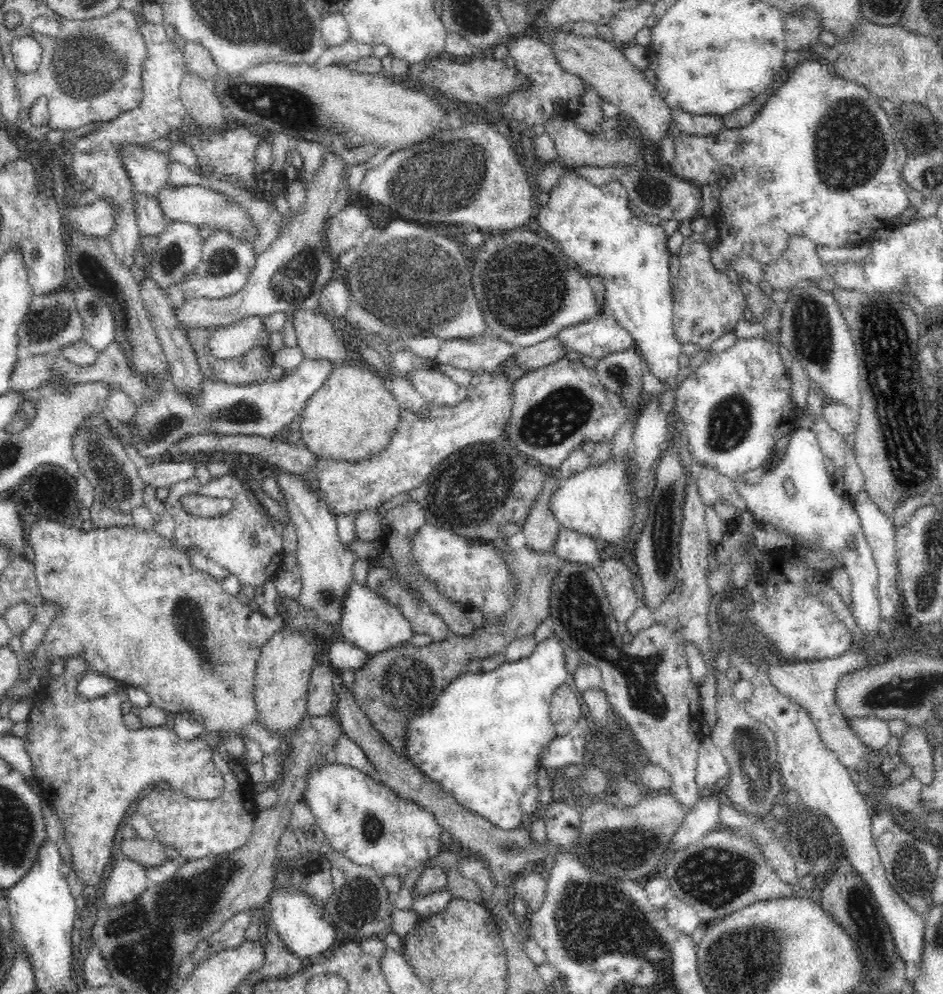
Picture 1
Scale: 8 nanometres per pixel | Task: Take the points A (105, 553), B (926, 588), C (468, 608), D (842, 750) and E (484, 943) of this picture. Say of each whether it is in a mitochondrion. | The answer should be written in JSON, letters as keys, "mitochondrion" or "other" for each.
{"A":"other","B":"mitochondrion","C":"other","D":"other","E":"other"}

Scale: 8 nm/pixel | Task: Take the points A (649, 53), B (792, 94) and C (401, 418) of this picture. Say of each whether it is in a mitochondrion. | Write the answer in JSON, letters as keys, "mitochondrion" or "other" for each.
{"A":"other","B":"other","C":"other"}

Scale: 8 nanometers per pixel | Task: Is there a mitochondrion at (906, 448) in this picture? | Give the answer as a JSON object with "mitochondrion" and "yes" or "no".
{"mitochondrion":"yes"}

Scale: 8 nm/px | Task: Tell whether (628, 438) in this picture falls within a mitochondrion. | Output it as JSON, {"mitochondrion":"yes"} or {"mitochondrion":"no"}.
{"mitochondrion":"no"}

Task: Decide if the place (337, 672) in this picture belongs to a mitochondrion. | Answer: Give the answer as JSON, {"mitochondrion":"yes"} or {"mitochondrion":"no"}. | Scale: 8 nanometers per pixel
{"mitochondrion":"no"}

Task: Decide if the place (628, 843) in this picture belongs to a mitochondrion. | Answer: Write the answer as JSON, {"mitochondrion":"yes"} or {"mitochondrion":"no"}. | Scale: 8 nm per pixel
{"mitochondrion":"yes"}

